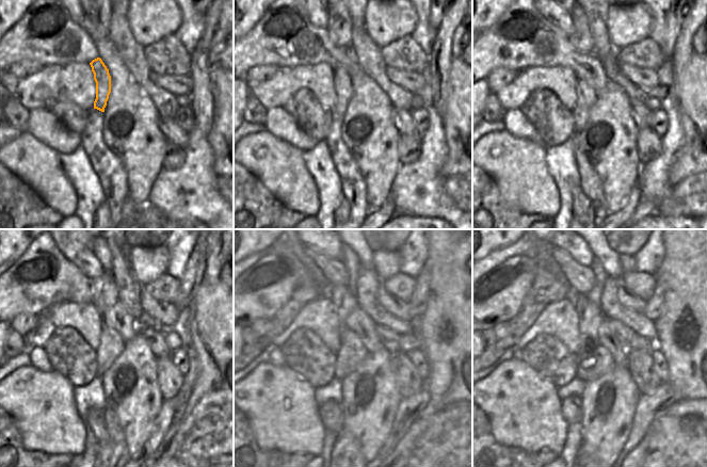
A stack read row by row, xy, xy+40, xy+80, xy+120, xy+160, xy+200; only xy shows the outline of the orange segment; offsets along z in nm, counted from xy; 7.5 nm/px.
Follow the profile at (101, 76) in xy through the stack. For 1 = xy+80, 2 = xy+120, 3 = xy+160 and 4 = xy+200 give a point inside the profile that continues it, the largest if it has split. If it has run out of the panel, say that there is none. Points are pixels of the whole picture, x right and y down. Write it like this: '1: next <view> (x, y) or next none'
1: next xy+80 (585, 96)
2: next xy+120 (111, 345)
3: next xy+160 (351, 349)
4: next xy+200 (584, 371)

